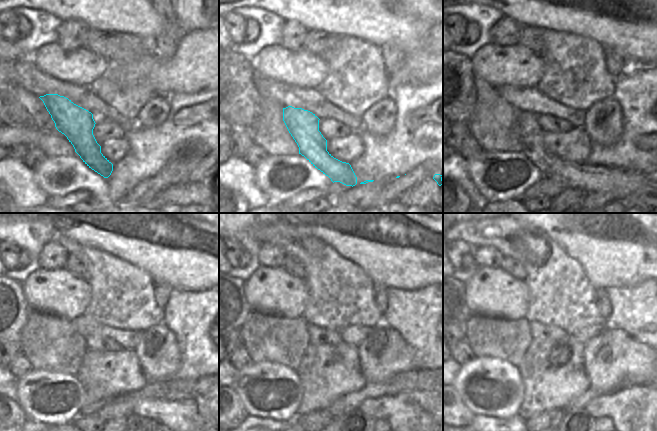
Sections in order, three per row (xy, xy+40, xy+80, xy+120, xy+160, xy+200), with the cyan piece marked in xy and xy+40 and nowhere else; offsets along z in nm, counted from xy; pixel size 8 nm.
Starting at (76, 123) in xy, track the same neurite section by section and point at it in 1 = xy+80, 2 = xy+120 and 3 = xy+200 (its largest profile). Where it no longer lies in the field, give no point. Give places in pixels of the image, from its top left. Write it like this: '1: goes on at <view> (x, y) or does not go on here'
1: goes on at xy+80 (584, 176)
2: goes on at xy+120 (186, 416)
3: goes on at xy+200 (643, 415)

